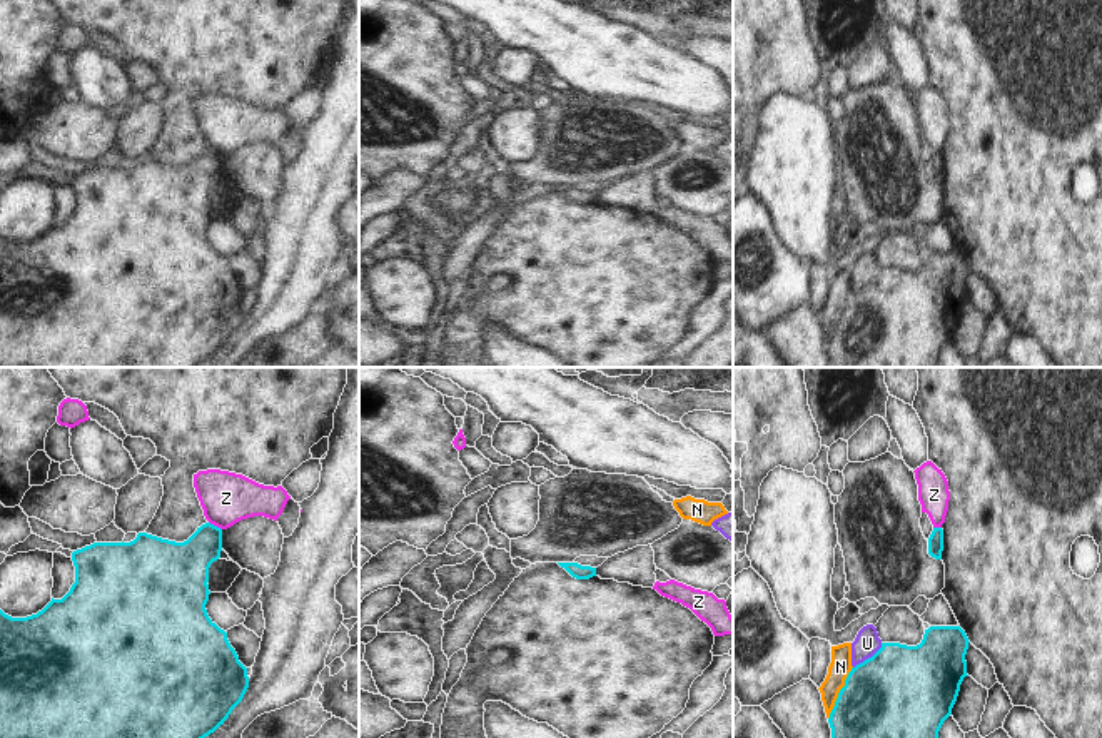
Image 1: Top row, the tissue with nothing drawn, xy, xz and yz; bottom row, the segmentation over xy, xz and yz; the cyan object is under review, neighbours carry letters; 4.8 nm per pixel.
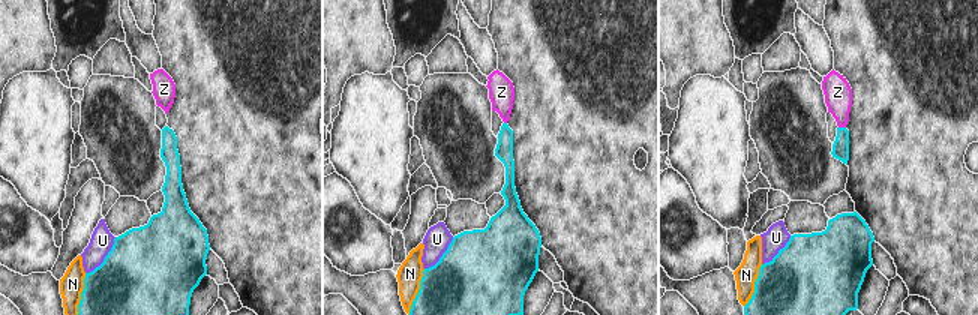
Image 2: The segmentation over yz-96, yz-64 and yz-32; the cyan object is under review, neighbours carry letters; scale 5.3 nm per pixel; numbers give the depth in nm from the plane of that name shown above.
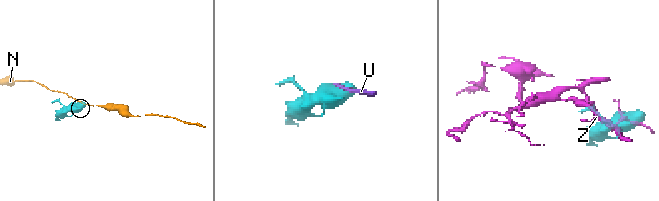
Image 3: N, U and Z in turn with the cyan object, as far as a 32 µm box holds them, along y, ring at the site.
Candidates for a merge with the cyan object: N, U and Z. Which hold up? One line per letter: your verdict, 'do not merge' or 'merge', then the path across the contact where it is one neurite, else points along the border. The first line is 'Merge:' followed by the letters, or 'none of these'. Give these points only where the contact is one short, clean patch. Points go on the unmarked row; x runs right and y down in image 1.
Merge: none of these
N: do not merge
U: do not merge
Z: do not merge | along xy (209, 147), (221, 156)

